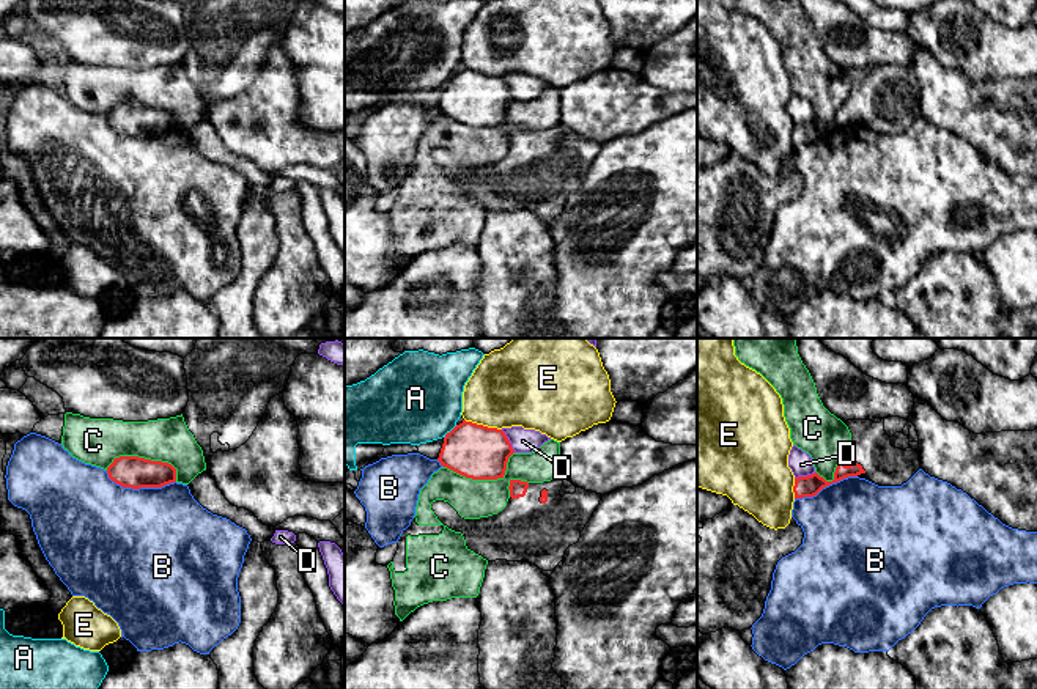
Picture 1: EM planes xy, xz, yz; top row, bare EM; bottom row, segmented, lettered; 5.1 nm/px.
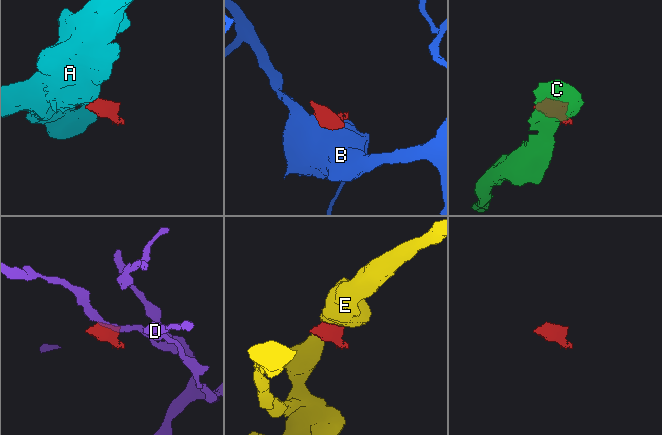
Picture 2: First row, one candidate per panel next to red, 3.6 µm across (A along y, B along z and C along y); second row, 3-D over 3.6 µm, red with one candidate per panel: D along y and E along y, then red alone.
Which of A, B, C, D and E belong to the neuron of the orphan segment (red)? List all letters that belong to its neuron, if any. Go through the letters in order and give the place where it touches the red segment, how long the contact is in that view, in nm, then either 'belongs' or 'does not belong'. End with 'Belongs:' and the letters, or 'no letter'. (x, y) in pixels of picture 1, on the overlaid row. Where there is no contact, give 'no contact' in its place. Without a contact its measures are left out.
A: xz (450, 431) | 100 nm | does not belong
B: xy (139, 488) | 360 nm | does not belong
C: xy (143, 458) | 380 nm | does not belong
D: xz (509, 441) | 140 nm | does not belong
E: xz (482, 425) | 200 nm | does not belong
Belongs: no letter

